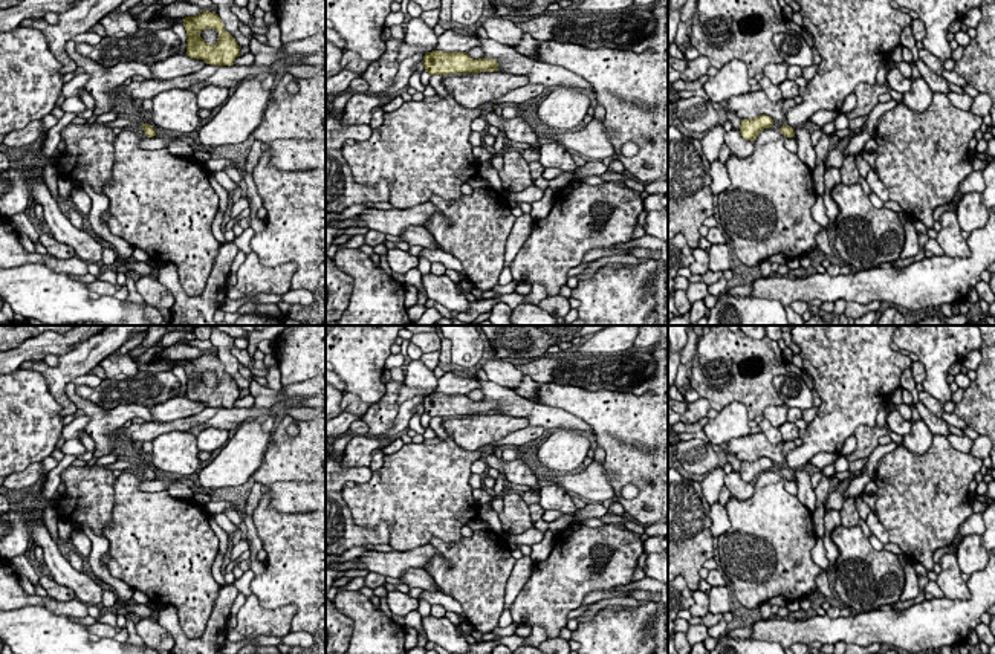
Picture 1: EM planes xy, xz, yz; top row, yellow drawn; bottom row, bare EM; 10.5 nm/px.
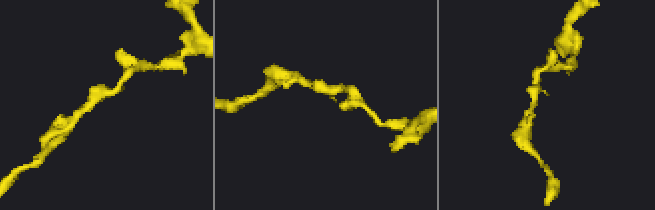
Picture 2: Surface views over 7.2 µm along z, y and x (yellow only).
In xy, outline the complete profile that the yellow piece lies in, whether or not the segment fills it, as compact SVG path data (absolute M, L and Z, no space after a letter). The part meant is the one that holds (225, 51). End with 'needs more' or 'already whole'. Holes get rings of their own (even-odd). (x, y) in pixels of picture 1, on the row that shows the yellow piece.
M203 11L196 17L185 17L183 28L186 31L186 55L190 58L203 60L211 66L234 66L240 57L240 46L235 38L225 31L225 24L216 12ZM214 29L219 32L216 44L208 44L200 32Z; already whole

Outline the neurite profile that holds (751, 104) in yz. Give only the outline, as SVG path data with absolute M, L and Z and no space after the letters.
M763 90L747 92L740 96L732 96L724 102L726 113L734 112L740 119L754 119L761 115L770 116L773 121L786 121L783 112L784 98L772 102Z

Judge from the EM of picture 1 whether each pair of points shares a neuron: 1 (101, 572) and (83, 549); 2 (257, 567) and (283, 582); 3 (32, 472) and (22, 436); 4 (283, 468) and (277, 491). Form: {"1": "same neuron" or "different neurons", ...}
{"1": "different neurons", "2": "different neurons", "3": "different neurons", "4": "different neurons"}

